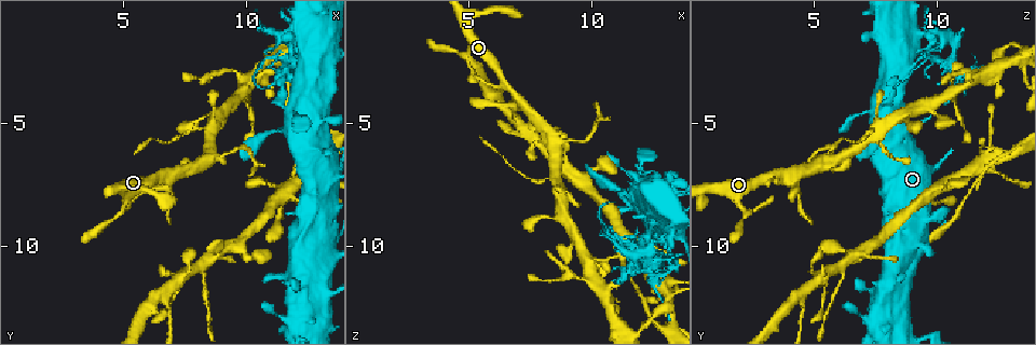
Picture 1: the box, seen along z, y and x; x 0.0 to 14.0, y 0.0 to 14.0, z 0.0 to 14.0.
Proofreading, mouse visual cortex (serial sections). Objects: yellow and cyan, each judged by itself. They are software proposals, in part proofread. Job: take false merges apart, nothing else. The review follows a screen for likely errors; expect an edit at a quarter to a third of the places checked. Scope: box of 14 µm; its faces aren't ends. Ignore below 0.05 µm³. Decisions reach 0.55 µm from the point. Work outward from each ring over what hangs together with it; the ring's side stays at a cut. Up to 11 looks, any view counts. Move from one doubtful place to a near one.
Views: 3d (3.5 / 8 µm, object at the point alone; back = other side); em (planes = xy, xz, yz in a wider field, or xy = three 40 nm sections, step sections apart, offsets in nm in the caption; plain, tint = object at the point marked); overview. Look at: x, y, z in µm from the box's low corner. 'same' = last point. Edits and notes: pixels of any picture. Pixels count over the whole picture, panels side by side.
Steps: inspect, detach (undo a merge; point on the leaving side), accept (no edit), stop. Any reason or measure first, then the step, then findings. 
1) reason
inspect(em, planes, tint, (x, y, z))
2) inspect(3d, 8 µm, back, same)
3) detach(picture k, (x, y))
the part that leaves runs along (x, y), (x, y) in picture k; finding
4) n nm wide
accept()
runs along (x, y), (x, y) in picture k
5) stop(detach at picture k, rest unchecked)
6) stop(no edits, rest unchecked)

sudden change in width
inspect(em, xy, step 5, tint, (12.3, 9.5, 8.4))

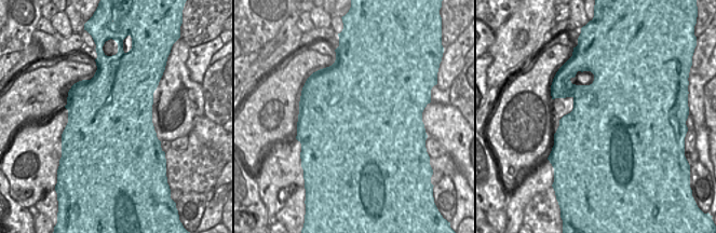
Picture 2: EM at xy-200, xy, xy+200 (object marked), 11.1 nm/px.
wider look
inspect(3d, 3.5 µm, same)

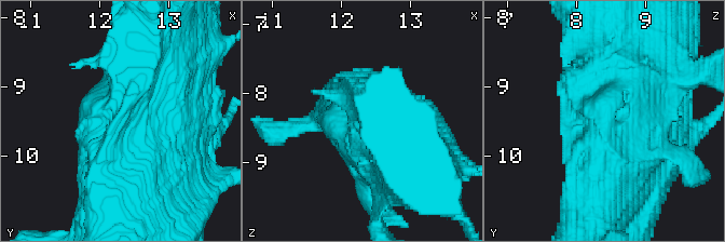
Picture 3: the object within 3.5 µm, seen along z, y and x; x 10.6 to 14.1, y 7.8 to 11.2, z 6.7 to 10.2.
1400 nm wide
accept()
runs along (396, 152), (363, 117), (366, 80) in picture 3; one cell here

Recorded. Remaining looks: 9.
thick turns thin
inspect(3d, 3.5 µm, (11.4, 12.9, 7.0))

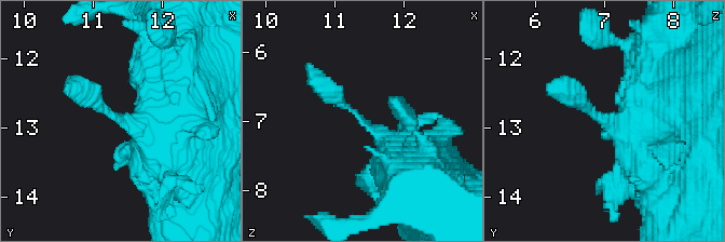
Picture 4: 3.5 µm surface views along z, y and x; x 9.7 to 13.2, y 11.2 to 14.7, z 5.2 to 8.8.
inspect(em, xy, step 1, tint, (11.40, 12.90, 7.00))

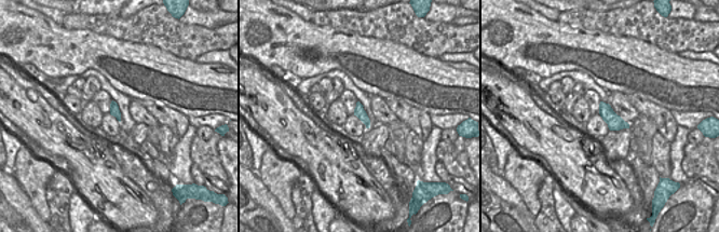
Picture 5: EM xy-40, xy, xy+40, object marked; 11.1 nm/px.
accept()
runs along (412, 163), (323, 86), (315, 75) in picture 4; all the same cell

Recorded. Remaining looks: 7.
four or more arms meet
inspect(3d, 3.5 µm, (8.7, 6.5, 5.8))

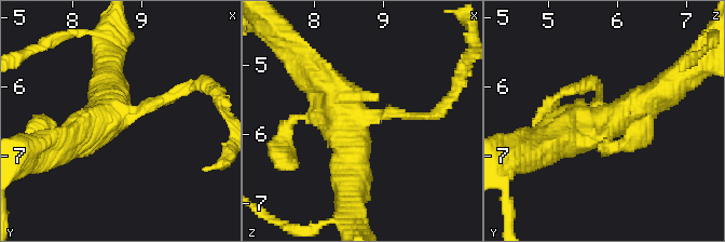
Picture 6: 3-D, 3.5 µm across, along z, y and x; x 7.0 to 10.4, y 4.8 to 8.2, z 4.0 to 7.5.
4 arms; arms of 150, 150, 450, 450 nm
inspect(em, xy, step 3, tint, (8.70, 6.45, 5.75))

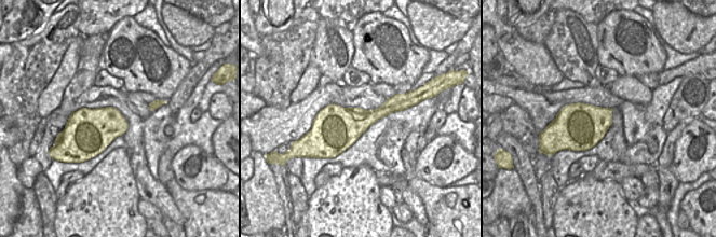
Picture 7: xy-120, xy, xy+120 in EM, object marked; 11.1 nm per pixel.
accept()
runs along (556, 140), (600, 128), (669, 88) in picture 6; all the same cell

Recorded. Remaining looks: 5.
thin arm on a thick one
inspect(3d, 3.5 µm, (8.6, 5.5, 7.3))

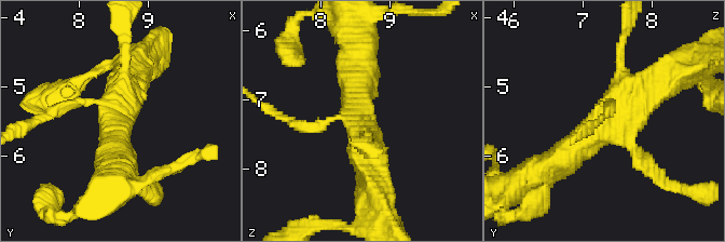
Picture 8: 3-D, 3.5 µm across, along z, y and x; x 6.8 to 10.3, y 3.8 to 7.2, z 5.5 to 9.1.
shape alone is not enough
inspect(em, xy, step 3, tint, (8.55, 5.45, 7.40))

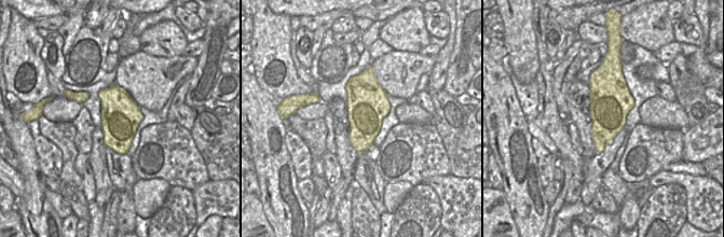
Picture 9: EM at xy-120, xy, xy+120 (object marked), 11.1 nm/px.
460 nm wide
detach(picture 8, (303, 124))
the part that leaves runs along (340, 115), (303, 129), (271, 112) in picture 8; two cells meet here

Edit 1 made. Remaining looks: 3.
stop(detach at picture 8, rest unchecked)

